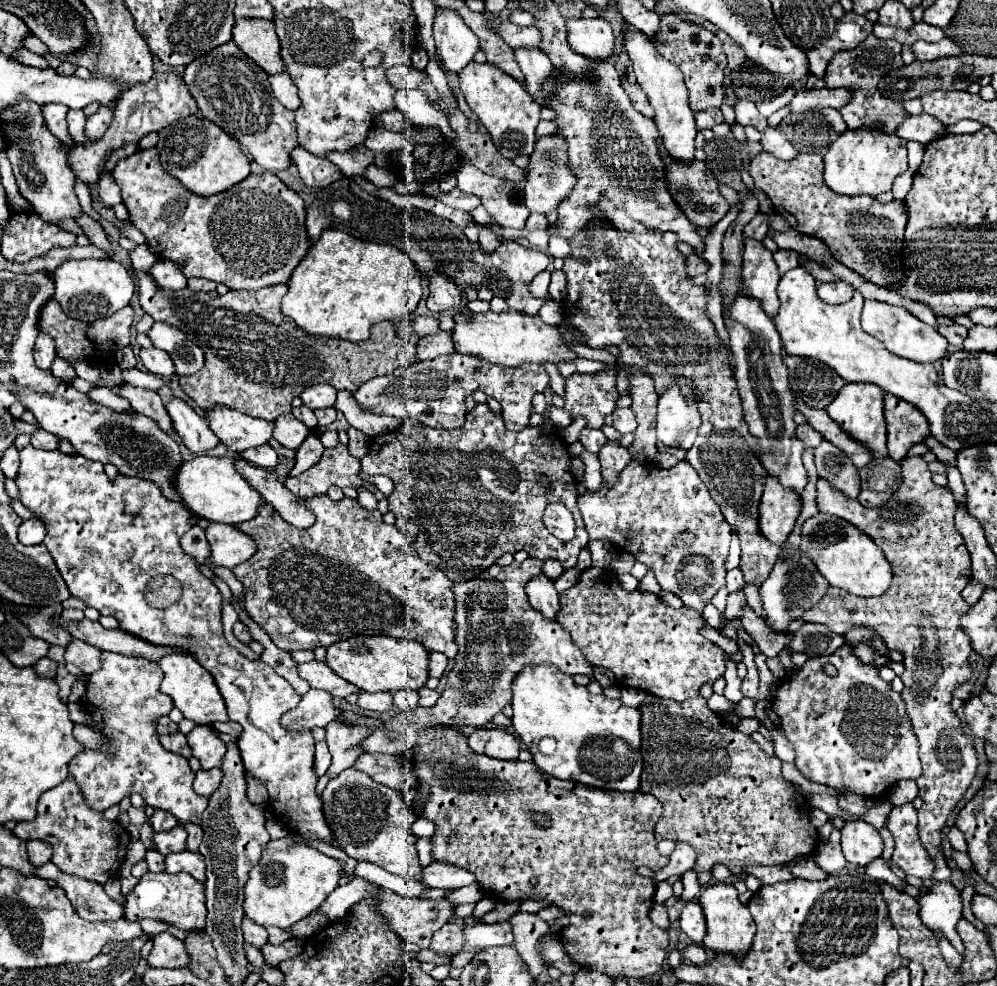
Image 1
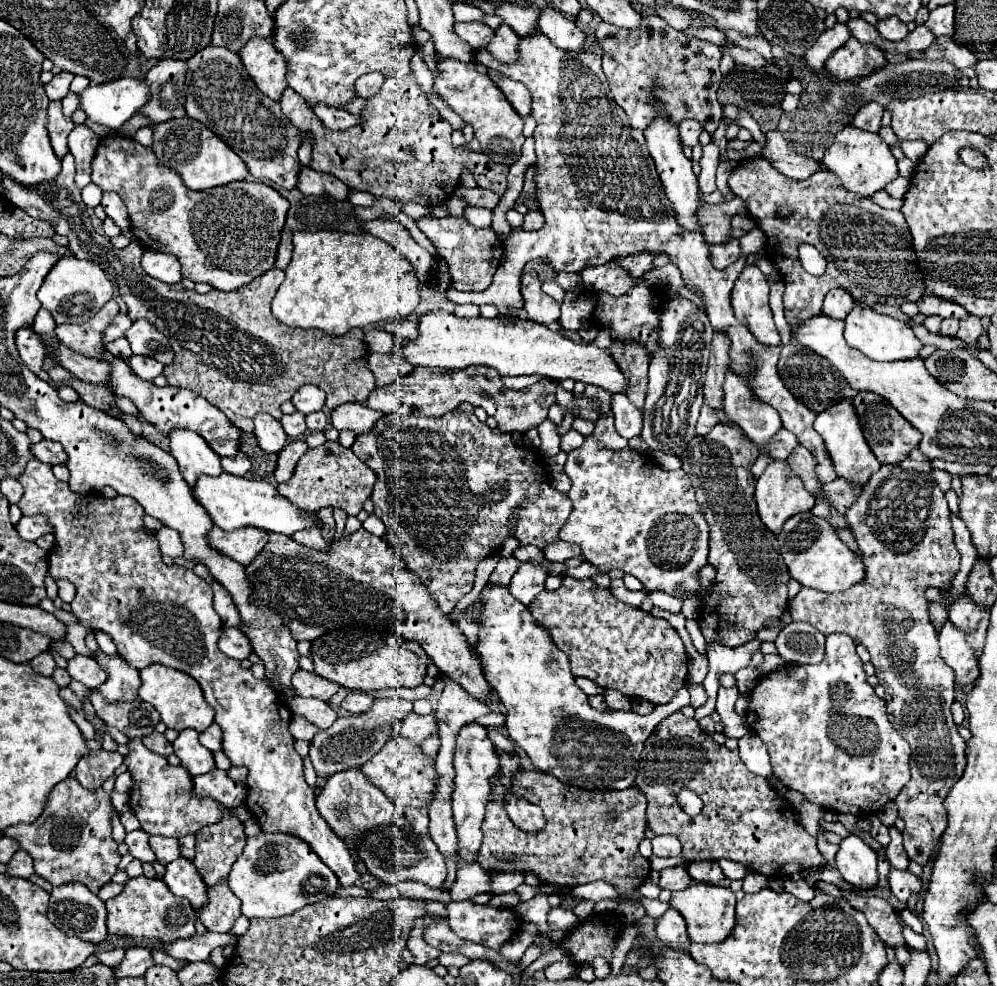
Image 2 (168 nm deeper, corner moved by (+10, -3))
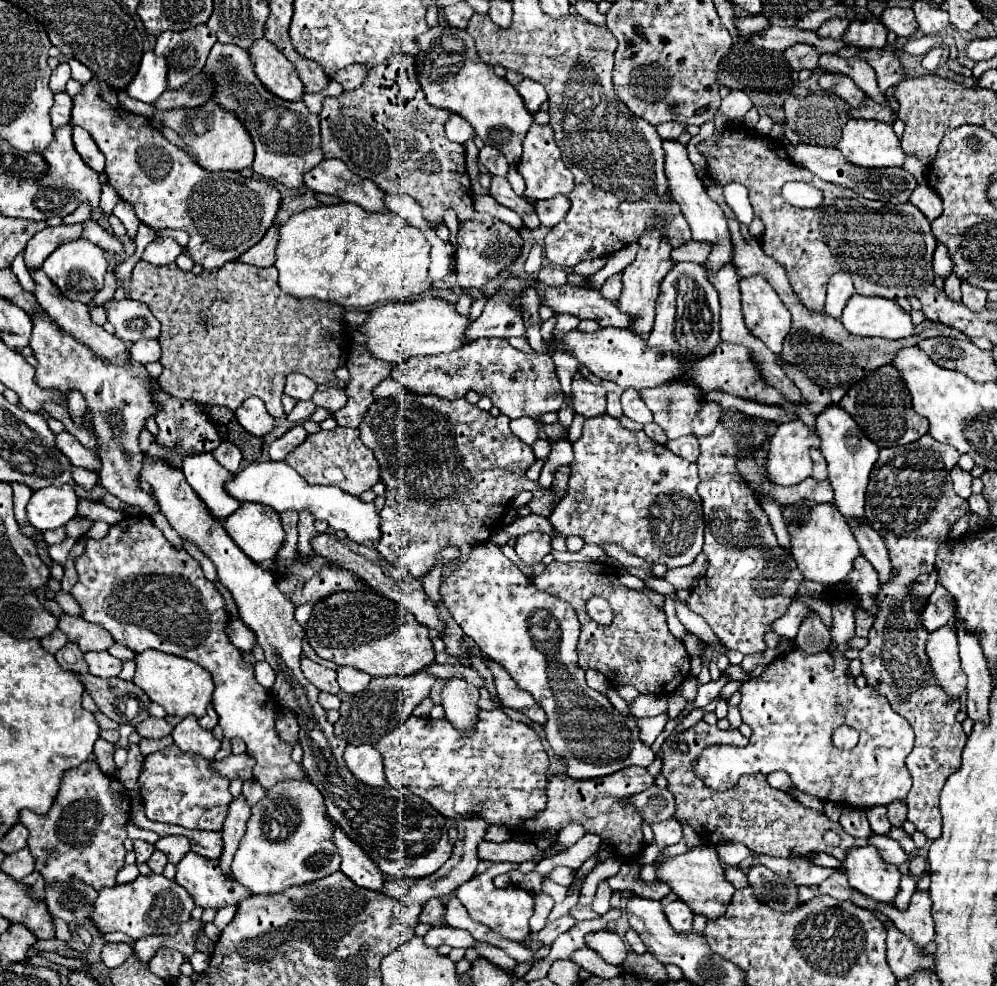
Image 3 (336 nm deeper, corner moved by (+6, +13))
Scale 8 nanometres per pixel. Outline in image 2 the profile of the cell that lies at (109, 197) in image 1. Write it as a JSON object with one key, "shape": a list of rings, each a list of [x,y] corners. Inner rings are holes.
{"shape":[[[104,192],[102,194],[102,206],[104,206],[106,214],[116,222],[116,226],[120,226],[120,230],[130,228],[126,206],[124,206],[122,198],[116,192]]]}

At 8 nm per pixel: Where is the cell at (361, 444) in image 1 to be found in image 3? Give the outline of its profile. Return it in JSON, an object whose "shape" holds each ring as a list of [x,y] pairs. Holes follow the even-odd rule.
{"shape":[[[352,346],[346,366],[350,370],[350,384],[346,388],[348,402],[344,408],[334,412],[334,418],[340,426],[358,428],[368,406],[374,402],[372,390],[390,376],[392,364],[372,358],[364,346]]]}

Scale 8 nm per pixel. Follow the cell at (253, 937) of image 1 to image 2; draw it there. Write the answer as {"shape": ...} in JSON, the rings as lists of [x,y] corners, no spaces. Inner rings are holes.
{"shape":[[[226,880],[208,890],[208,904],[202,910],[200,920],[210,932],[230,932],[238,916],[240,900],[230,892]]]}

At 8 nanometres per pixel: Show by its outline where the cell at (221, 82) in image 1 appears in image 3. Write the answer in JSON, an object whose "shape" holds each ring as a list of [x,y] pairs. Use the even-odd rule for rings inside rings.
{"shape":[[[216,42],[210,50],[204,70],[214,76],[214,102],[228,112],[234,112],[244,122],[254,140],[254,174],[276,180],[290,190],[298,190],[304,184],[304,174],[324,160],[318,114],[308,112],[304,102],[286,102],[266,92],[266,88],[256,78],[254,68],[250,66],[248,52],[234,44]]]}

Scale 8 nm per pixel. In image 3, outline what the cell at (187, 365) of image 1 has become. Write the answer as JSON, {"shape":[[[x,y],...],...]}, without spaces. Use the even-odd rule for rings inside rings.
{"shape":[[[110,300],[102,306],[108,322],[116,328],[116,336],[124,342],[136,342],[140,338],[158,338],[160,322],[150,314],[150,308],[136,300]]]}

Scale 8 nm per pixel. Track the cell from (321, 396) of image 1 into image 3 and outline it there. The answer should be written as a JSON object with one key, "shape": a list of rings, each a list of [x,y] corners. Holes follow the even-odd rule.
{"shape":[[[290,374],[286,378],[286,386],[284,386],[284,394],[292,396],[294,400],[310,400],[312,394],[316,392],[318,384],[314,384],[308,376],[304,374]]]}

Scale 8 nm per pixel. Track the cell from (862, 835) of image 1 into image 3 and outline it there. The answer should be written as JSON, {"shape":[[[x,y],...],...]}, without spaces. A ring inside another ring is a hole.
{"shape":[[[860,846],[852,848],[842,862],[846,868],[848,882],[860,894],[872,898],[880,904],[894,904],[896,894],[900,892],[900,870],[892,864],[886,864],[876,848]]]}

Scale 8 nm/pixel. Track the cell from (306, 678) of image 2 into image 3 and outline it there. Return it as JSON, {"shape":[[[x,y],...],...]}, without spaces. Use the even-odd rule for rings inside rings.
{"shape":[[[304,656],[302,658],[302,672],[322,692],[330,692],[330,694],[338,694],[340,692],[340,686],[336,682],[336,672],[334,670],[324,668],[324,666],[312,662],[310,658]]]}

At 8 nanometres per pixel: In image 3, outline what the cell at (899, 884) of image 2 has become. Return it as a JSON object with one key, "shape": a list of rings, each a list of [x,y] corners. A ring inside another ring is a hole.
{"shape":[[[874,834],[874,836],[868,838],[868,844],[874,846],[874,848],[878,848],[878,854],[880,854],[882,860],[886,860],[888,864],[904,866],[904,864],[910,860],[910,856],[906,856],[906,852],[900,848],[900,844],[898,844],[896,840],[888,838],[888,836],[878,836],[878,834]]]}

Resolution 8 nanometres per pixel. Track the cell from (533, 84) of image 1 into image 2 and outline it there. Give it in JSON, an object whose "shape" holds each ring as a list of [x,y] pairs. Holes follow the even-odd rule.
{"shape":[[[502,24],[486,50],[490,50],[498,62],[514,64],[514,60],[518,60],[518,40],[520,36],[508,24]]]}

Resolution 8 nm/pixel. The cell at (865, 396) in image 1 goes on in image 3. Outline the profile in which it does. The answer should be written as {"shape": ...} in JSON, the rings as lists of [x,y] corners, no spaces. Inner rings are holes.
{"shape":[[[836,404],[828,406],[822,414],[818,414],[816,428],[818,428],[818,436],[822,440],[820,452],[828,462],[828,482],[834,490],[832,504],[844,516],[846,524],[850,524],[850,520],[866,520],[864,494],[866,494],[870,470],[872,470],[874,462],[878,460],[878,446],[872,440],[868,440],[862,434],[862,430],[856,426],[852,416],[846,414]]]}

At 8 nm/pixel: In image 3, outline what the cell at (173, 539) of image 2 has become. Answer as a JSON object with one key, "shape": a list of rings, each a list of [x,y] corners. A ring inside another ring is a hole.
{"shape":[[[32,316],[32,336],[30,350],[38,360],[34,382],[44,390],[56,390],[64,398],[68,392],[78,390],[88,404],[90,422],[94,422],[94,440],[100,450],[100,484],[106,492],[114,494],[126,504],[136,504],[144,510],[146,516],[154,516],[160,508],[146,492],[140,490],[138,476],[142,472],[144,454],[138,448],[138,436],[146,428],[146,418],[154,418],[158,414],[158,402],[154,394],[158,392],[156,380],[150,372],[134,362],[130,356],[126,364],[112,364],[100,356],[96,356],[86,344],[62,332],[48,316]]]}

